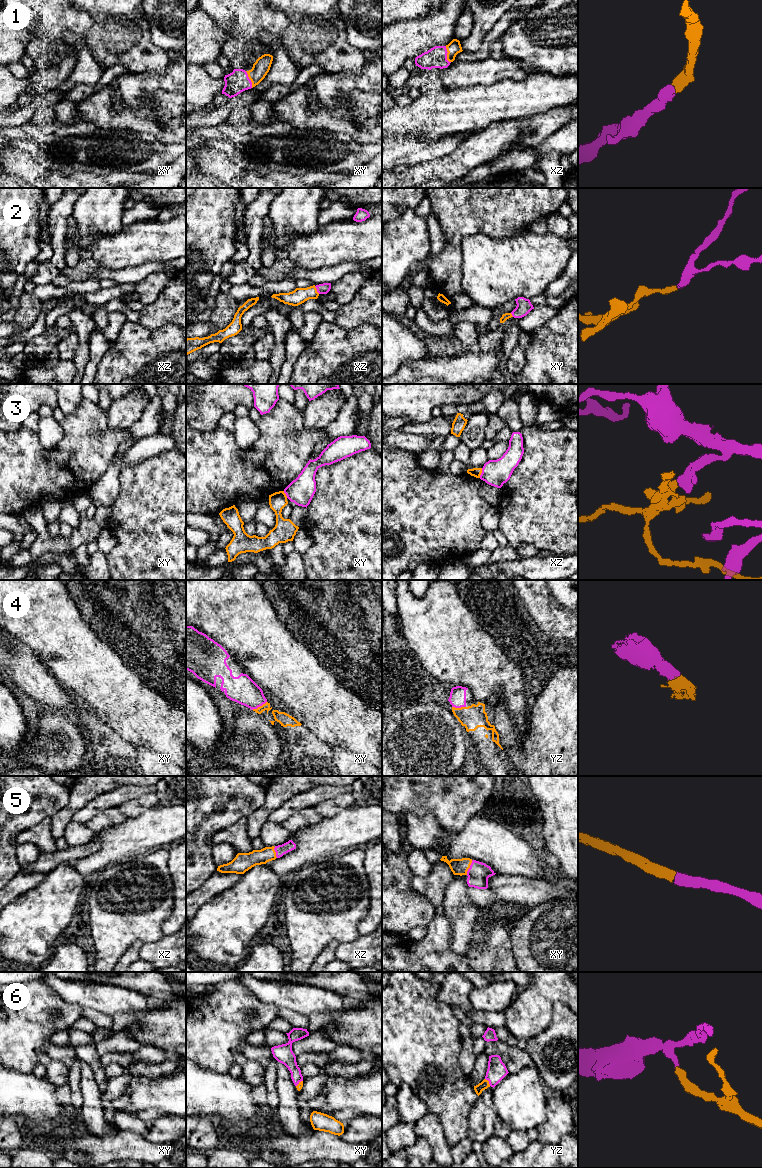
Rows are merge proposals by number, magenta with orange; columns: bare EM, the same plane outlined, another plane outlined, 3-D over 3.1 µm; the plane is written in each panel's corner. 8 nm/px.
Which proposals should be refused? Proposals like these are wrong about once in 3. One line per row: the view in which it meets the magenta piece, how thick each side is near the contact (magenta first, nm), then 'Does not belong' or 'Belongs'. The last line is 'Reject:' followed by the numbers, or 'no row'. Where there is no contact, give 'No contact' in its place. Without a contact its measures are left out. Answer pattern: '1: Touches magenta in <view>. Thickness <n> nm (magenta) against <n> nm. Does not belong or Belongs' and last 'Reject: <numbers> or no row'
1: Touches magenta in xz. Thickness 170 nm (magenta) against 110 nm. Belongs
2: Touches magenta in xz. Thickness 90 nm (magenta) against 120 nm. Belongs
3: Touches magenta in xz. Thickness 200 nm (magenta) against 80 nm. Does not belong
4: Touches magenta in xy. Thickness 220 nm (magenta) against 60 nm. Belongs
5: Touches magenta in xy. Thickness 170 nm (magenta) against 130 nm. Belongs
6: Touches magenta in yz. Thickness 150 nm (magenta) against 70 nm. Belongs
Reject: 3

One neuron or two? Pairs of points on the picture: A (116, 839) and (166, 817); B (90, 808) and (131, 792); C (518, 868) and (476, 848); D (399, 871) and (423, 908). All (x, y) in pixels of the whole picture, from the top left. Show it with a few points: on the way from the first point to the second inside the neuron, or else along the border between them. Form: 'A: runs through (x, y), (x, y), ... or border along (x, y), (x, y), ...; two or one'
A: runs through (128, 839), (139, 836), (154, 827); one
B: runs through (100, 804), (121, 795); one
C: runs through (508, 858), (498, 848), (486, 848); one
D: runs through (399, 880), (399, 885), (414, 900); one

